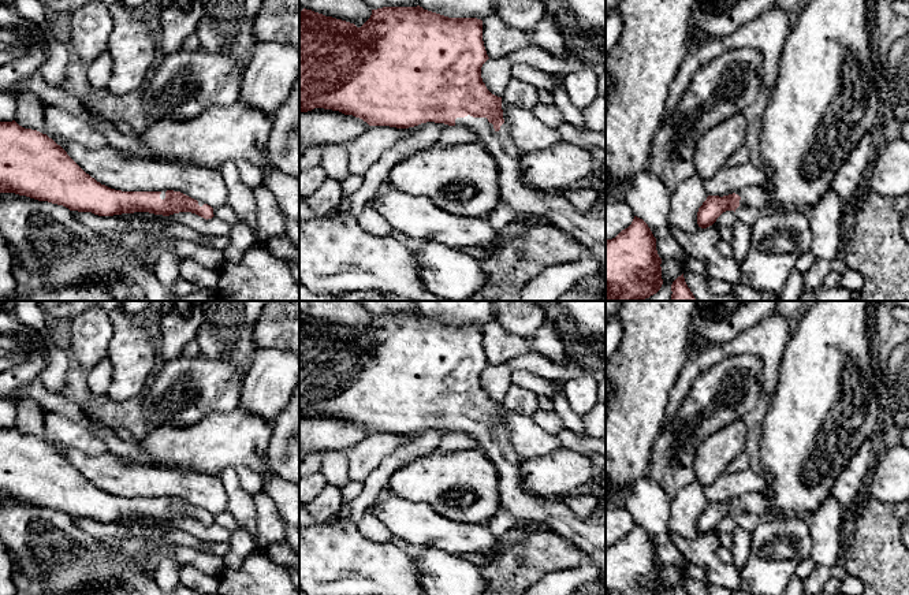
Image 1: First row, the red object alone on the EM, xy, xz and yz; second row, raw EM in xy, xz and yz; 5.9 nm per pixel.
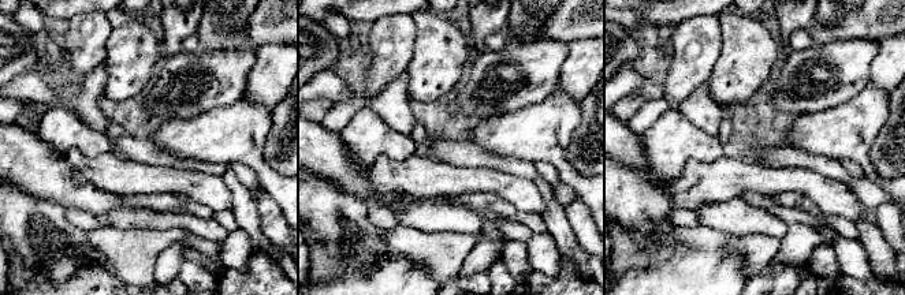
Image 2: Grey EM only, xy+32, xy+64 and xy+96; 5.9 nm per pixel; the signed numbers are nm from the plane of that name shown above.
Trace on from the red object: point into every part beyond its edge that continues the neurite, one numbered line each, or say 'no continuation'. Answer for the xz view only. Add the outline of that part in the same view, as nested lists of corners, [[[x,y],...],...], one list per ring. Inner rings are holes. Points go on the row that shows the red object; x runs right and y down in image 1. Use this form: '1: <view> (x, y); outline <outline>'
1: xz (588, 229); outline [[[457,118],[455,126],[466,127],[481,137],[499,170],[500,198],[521,217],[541,217],[563,230],[586,248],[588,254],[600,263],[599,274],[606,279],[606,211],[595,208],[578,211],[562,191],[541,191],[524,181],[521,153],[511,140],[508,123],[496,131],[487,118]]]

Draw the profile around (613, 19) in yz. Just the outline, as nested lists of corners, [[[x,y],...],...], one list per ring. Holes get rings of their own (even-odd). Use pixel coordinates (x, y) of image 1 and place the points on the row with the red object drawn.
[[[614,7],[606,15],[606,59],[618,44],[622,33],[622,21],[618,7]]]

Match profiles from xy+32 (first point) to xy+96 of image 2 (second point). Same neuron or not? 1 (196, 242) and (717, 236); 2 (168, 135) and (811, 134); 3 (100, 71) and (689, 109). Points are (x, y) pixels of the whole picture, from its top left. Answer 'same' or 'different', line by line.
1: same
2: same
3: same

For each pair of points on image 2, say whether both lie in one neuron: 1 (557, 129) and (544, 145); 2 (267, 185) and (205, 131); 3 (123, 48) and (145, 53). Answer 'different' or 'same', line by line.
1: same
2: same
3: same

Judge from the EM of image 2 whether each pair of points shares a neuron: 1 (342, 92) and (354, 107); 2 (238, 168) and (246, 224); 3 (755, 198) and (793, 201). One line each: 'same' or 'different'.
1: different
2: different
3: different

